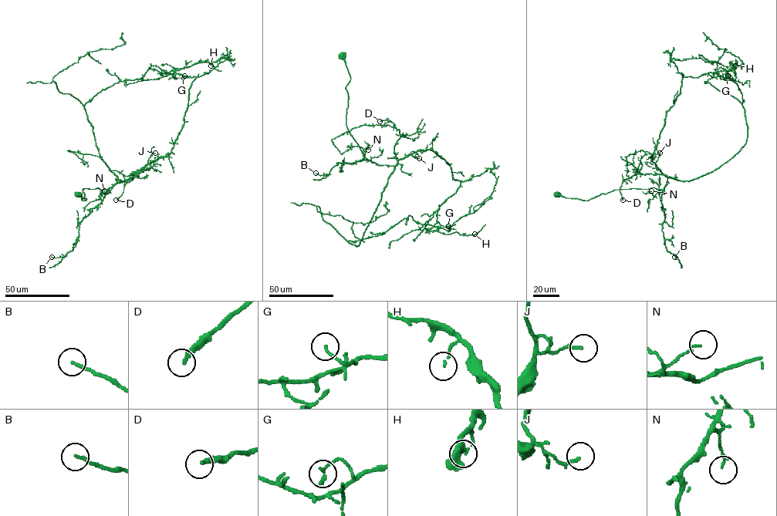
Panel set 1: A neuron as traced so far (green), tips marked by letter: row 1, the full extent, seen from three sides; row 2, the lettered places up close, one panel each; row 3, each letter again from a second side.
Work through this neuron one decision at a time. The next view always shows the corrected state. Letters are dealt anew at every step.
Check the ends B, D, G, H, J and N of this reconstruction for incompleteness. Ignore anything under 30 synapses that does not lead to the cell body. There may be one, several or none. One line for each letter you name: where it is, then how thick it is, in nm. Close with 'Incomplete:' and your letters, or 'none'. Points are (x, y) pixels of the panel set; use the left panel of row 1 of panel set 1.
Incomplete: none

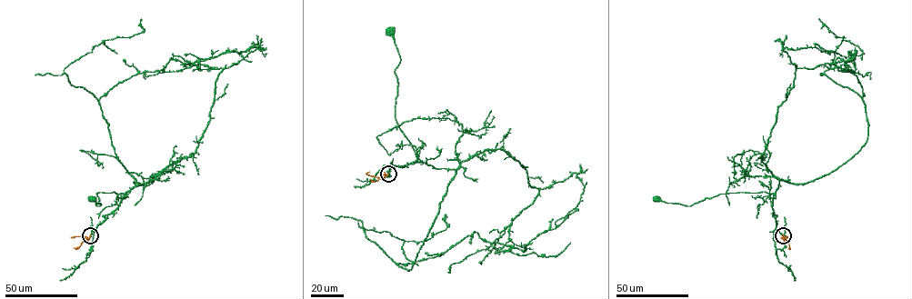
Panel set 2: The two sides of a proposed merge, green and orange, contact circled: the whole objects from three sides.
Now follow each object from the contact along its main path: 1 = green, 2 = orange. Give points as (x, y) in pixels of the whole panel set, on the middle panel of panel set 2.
1: (388, 173), (395, 165), (425, 163), (416, 157), (395, 119), (398, 84), (395, 70), (400, 57), (391, 31)
2: (388, 173), (378, 178), (367, 174), (369, 172)

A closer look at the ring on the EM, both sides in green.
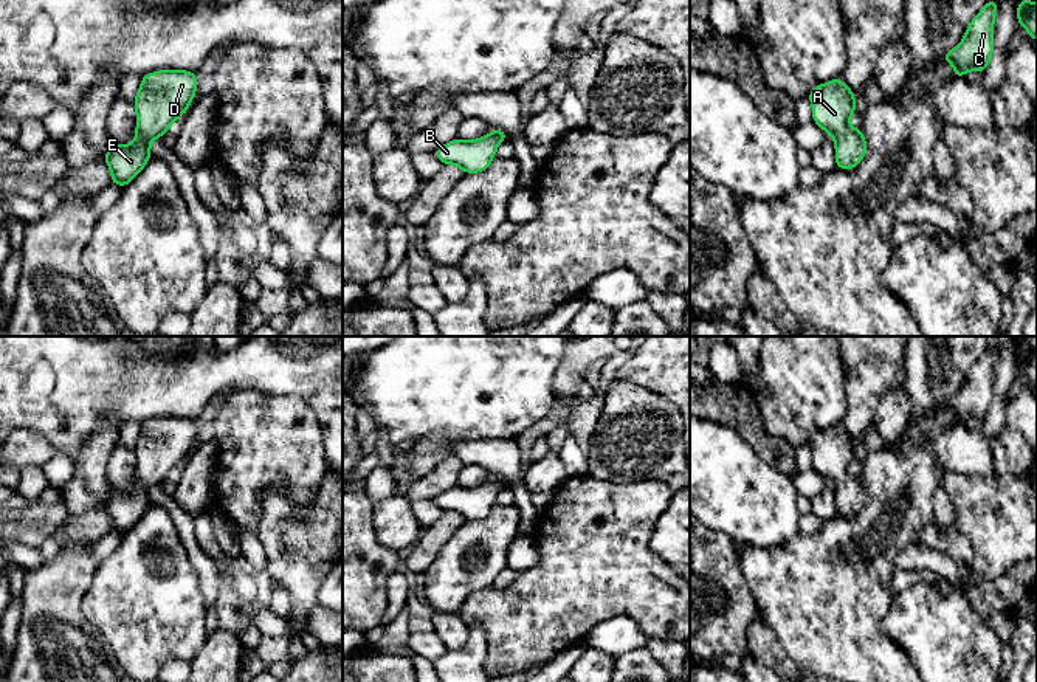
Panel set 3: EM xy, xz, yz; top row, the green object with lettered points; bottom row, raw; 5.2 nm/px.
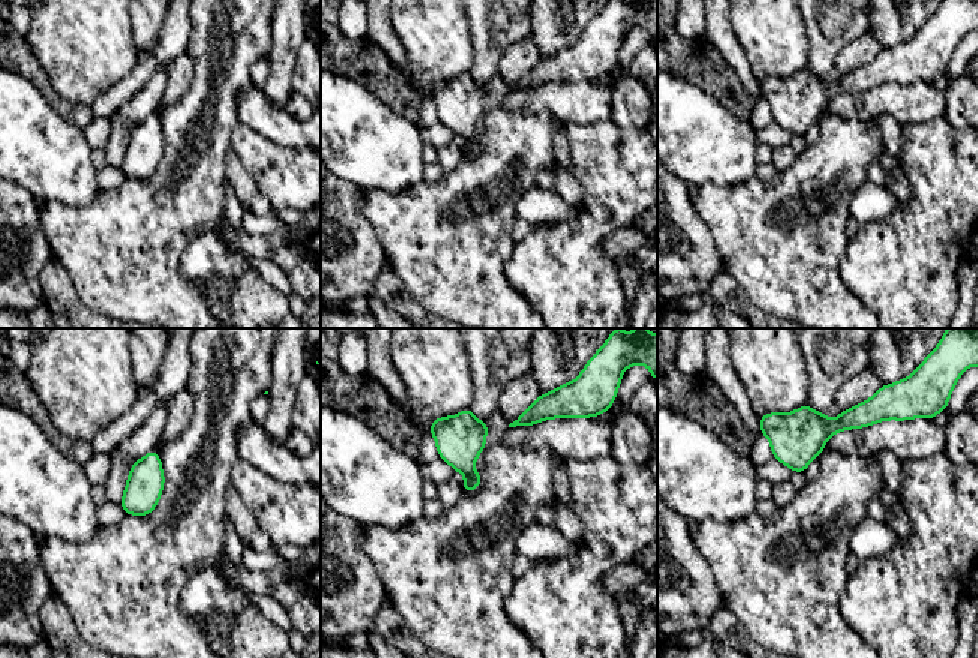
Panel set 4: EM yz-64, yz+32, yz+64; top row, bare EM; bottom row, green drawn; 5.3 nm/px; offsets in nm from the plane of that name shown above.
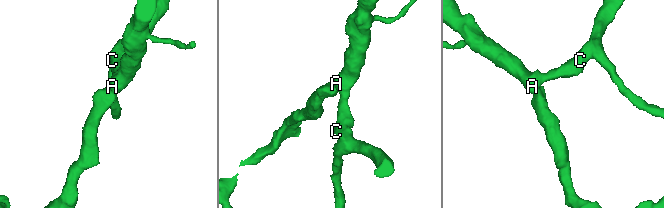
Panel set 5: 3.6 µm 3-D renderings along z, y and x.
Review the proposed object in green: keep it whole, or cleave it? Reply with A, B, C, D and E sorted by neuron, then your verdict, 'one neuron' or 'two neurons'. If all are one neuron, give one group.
groups A B C D E; one neuron

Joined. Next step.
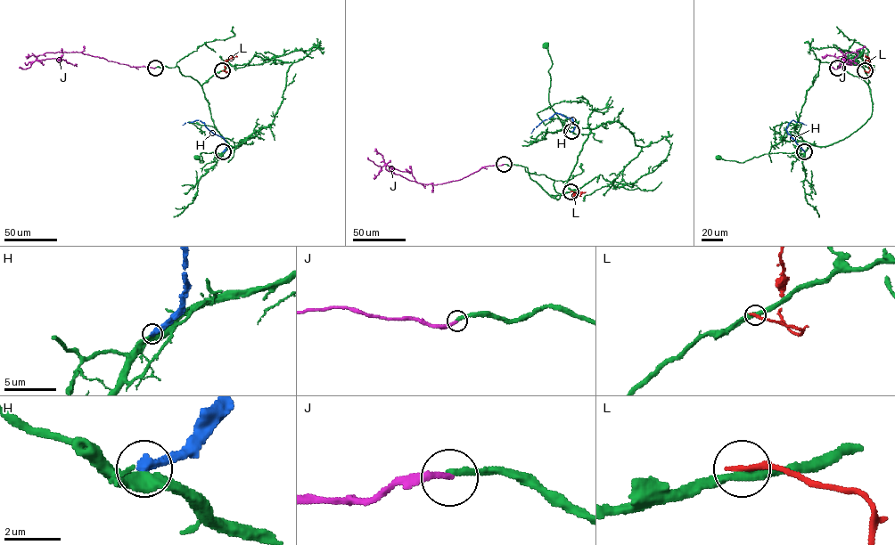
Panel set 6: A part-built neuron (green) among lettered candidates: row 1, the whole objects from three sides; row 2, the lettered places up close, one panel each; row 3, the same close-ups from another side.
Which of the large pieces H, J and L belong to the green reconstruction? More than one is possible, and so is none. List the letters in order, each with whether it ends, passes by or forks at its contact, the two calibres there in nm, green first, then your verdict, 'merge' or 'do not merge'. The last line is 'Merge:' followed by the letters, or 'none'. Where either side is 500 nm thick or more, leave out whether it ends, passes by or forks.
H: it ends | 460/380 nm | do not merge
J: it ends | 260/220 nm | do not merge
L: it ends | 320/240 nm | do not merge
Merge: none

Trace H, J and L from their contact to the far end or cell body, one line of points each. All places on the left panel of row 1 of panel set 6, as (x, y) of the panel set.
H: (223, 151), (226, 147), (224, 138), (214, 134), (200, 120), (183, 125)
J: (155, 68), (130, 67), (78, 52), (46, 52), (36, 59), (59, 59), (77, 66)
L: (222, 70), (226, 72), (225, 70), (226, 61), (237, 56)

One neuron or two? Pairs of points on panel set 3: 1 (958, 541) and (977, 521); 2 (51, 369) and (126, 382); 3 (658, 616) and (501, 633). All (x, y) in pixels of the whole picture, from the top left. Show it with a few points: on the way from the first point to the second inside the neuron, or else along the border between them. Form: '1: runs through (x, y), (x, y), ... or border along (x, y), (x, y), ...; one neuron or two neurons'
1: border along (957, 532), (972, 547), (972, 561), (969, 564); two neurons
2: runs through (70, 382), (107, 382); one neuron
3: runs through (619, 603), (557, 603), (540, 614); one neuron

